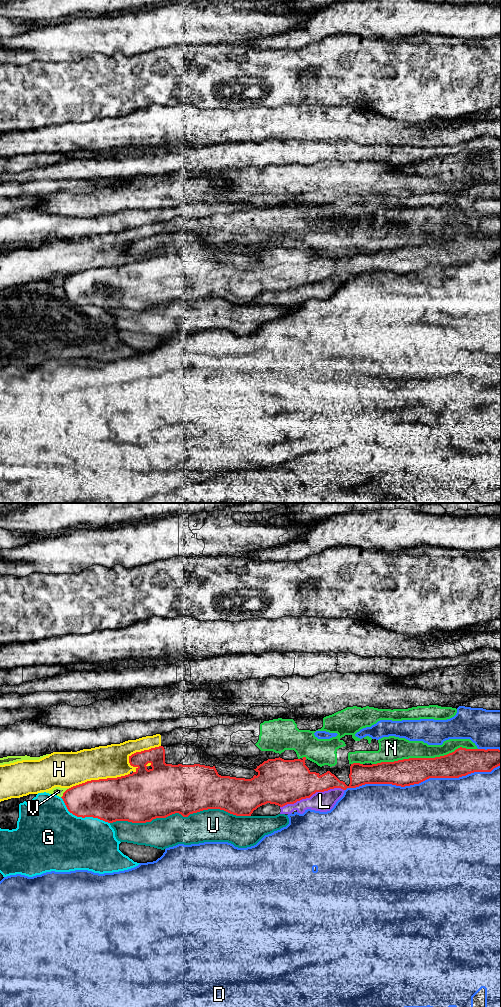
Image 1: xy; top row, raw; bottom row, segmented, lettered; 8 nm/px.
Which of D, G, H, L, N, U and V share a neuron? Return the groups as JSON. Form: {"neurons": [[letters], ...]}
{"neurons": [["D"], ["G"], ["H", "N"], ["L"], ["U"], ["V"]]}

